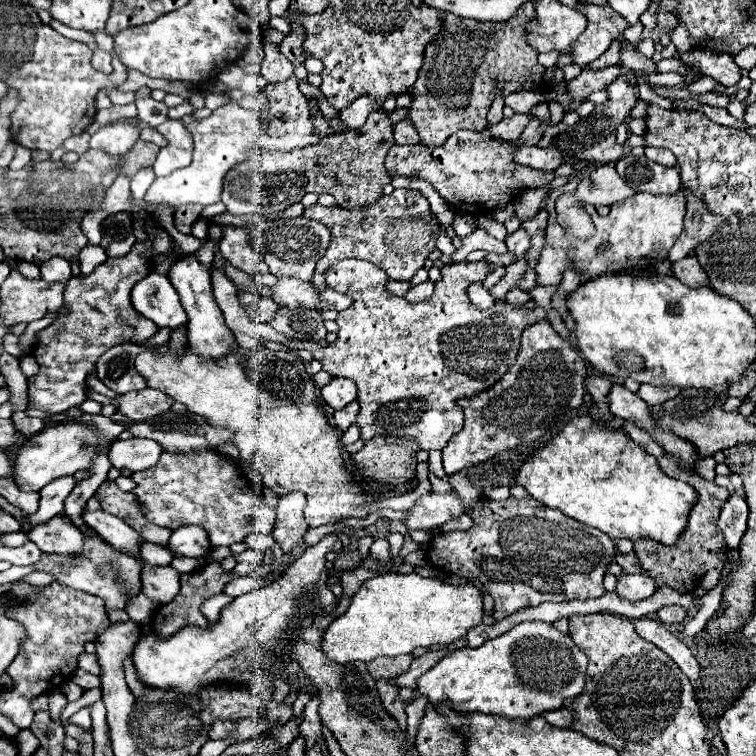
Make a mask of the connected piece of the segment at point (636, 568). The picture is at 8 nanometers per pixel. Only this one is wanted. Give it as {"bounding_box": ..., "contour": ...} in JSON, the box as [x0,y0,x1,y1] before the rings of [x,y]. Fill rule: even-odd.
{"bounding_box":[614,553,642,573],"contour":[[[618,553],[618,555],[614,557],[614,561],[624,569],[624,573],[640,573],[640,571],[642,571],[642,567],[640,567],[640,563],[638,563],[638,557],[636,557],[634,553],[626,553],[626,555]]]}

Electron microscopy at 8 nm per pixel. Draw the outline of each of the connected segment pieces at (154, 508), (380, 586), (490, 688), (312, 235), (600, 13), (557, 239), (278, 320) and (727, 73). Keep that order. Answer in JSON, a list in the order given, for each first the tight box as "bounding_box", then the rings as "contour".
[{"bounding_box":[132,449,274,547],"contour":[[[212,449],[200,451],[200,455],[164,451],[154,467],[132,473],[132,479],[138,483],[134,495],[156,525],[170,529],[200,525],[216,547],[244,541],[250,533],[272,533],[274,511],[256,497],[238,465]]]},{"bounding_box":[322,573,482,663],"contour":[[[382,573],[364,581],[352,597],[348,611],[330,623],[322,649],[336,663],[368,663],[380,655],[396,657],[412,653],[416,647],[446,645],[462,639],[472,627],[482,623],[482,617],[482,593],[470,583],[448,585],[418,573]]]},{"bounding_box":[416,621,588,719],"contour":[[[526,621],[512,627],[508,633],[486,641],[476,649],[464,647],[448,653],[432,669],[428,669],[424,675],[418,677],[416,689],[434,707],[446,705],[458,713],[488,713],[508,719],[530,719],[562,707],[564,699],[576,697],[584,689],[586,665],[588,657],[576,647],[570,635],[556,631],[554,625],[550,623]]]},{"bounding_box":[250,217,330,281],"contour":[[[296,217],[264,221],[256,227],[250,227],[250,239],[254,251],[262,255],[270,273],[274,273],[276,277],[298,277],[302,281],[310,281],[318,259],[326,253],[326,247],[330,245],[330,231],[322,223],[310,221],[306,217]]]},{"bounding_box":[570,3,628,67],"contour":[[[576,3],[576,9],[588,17],[586,31],[570,45],[572,63],[584,67],[598,59],[618,34],[628,28],[627,21],[610,5],[592,5],[592,3]]]},{"bounding_box":[536,179,686,285],"contour":[[[574,179],[564,185],[550,189],[546,199],[546,211],[548,211],[548,225],[544,235],[544,247],[540,251],[540,259],[536,263],[536,283],[538,285],[558,285],[562,279],[562,273],[570,267],[578,269],[582,275],[582,283],[604,275],[604,273],[624,273],[634,269],[644,269],[652,265],[654,261],[664,261],[668,257],[670,247],[682,233],[682,221],[686,215],[686,199],[682,191],[674,195],[652,195],[652,193],[636,193],[630,199],[624,199],[620,203],[614,203],[610,207],[610,213],[606,217],[600,217],[592,205],[584,205],[584,209],[592,215],[592,221],[596,225],[594,237],[582,241],[570,235],[566,229],[562,229],[556,221],[554,203],[556,199],[566,193],[574,191],[576,183]]]},{"bounding_box":[268,307,326,341],"contour":[[[278,307],[276,315],[268,323],[286,337],[298,341],[318,341],[326,337],[324,321],[314,309]]]},{"bounding_box":[680,49,740,85],"contour":[[[692,49],[680,57],[686,65],[700,69],[704,75],[716,79],[720,85],[736,85],[740,81],[740,67],[732,61],[732,55],[714,53],[710,49]]]}]

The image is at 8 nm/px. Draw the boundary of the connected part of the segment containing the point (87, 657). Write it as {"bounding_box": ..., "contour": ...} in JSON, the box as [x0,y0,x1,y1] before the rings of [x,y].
{"bounding_box":[78,653,100,675],"contour":[[[82,653],[78,657],[78,667],[88,671],[88,673],[94,673],[94,675],[100,675],[100,663],[98,663],[98,657],[94,653]]]}

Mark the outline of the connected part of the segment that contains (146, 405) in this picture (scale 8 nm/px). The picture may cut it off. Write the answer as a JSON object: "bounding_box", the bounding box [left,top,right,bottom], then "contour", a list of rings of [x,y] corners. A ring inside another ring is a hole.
{"bounding_box":[116,387,174,421],"contour":[[[146,387],[142,391],[134,391],[134,393],[126,393],[126,395],[118,397],[116,403],[118,403],[118,411],[122,415],[130,417],[132,421],[142,421],[152,415],[160,415],[162,411],[168,411],[172,407],[174,399],[156,389]]]}

